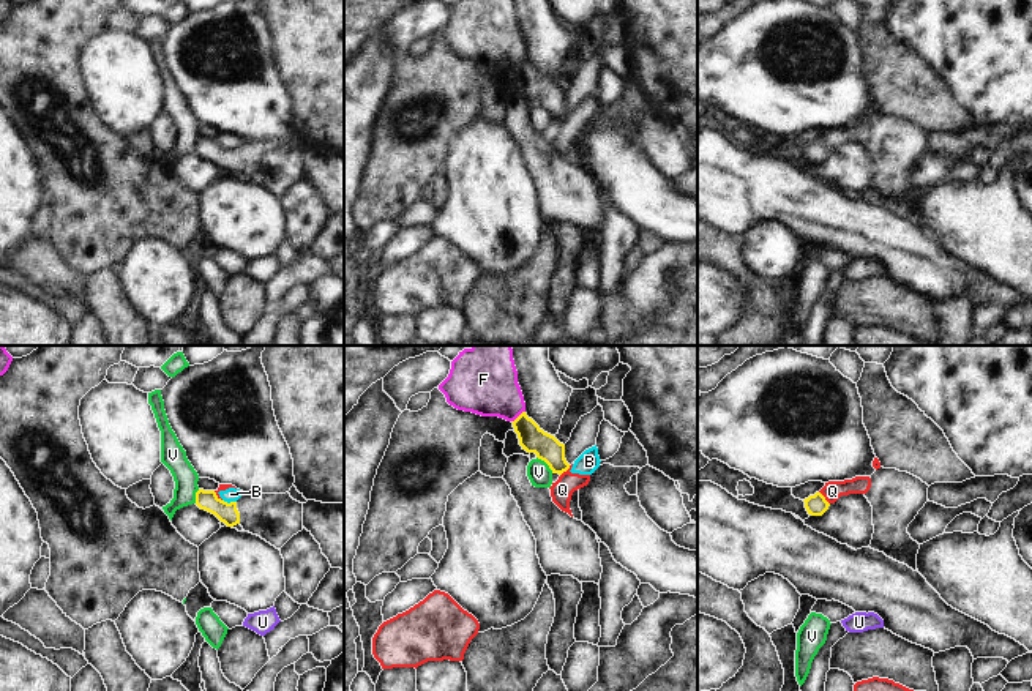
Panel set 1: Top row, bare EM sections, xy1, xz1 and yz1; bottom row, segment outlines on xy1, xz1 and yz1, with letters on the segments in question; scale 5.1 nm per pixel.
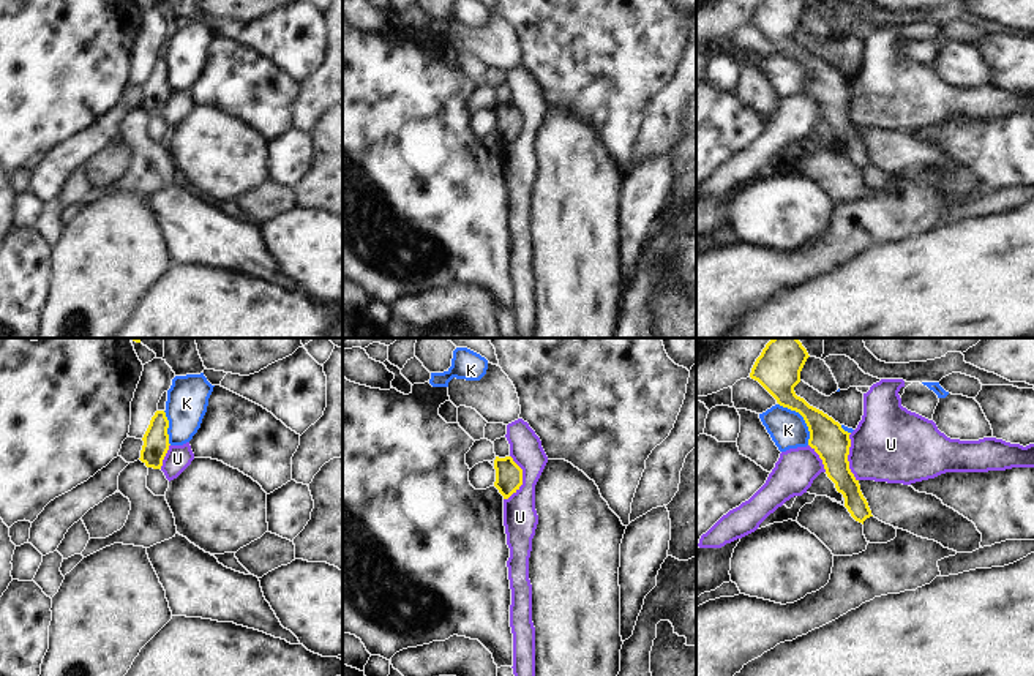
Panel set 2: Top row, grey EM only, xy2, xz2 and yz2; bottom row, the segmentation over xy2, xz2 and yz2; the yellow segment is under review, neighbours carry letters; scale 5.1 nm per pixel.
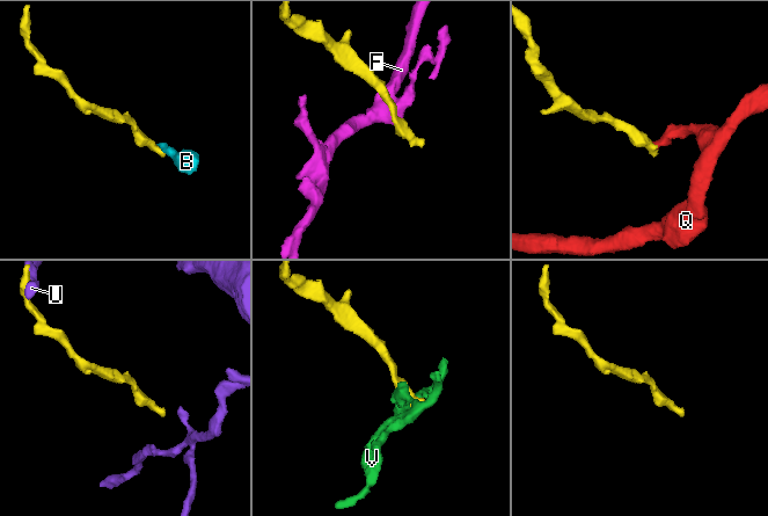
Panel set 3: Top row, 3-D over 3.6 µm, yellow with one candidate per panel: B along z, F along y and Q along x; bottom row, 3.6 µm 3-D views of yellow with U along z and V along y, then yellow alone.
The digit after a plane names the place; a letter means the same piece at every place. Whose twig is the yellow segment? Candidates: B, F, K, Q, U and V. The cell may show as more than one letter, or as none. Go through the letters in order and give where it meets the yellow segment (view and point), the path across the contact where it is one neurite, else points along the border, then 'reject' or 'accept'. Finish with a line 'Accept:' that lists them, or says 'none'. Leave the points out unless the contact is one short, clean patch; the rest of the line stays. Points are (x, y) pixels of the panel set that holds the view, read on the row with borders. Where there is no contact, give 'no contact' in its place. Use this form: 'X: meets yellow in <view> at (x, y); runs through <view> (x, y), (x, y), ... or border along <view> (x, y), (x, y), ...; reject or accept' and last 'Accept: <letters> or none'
B: meets yellow in xy1 at (231, 502); border along xy1 (223, 499), (235, 502); reject
F: meets yellow in xz1 at (519, 415); border along xz1 (524, 410), (512, 422); reject
K: meets yellow in yz2 at (804, 419); border along yz2 (779, 403), (794, 409), (802, 417), (809, 431), (809, 444); reject
Q: meets yellow in yz1 at (824, 497); border along yz1 (819, 491), (829, 504); reject
U: meets yellow in xz2 at (521, 479); border along xz2 (510, 455), (521, 469), (521, 484), (504, 499); reject
V: meets yellow in xz1 at (546, 463); border along xz1 (537, 456), (553, 472); reject
Accept: none

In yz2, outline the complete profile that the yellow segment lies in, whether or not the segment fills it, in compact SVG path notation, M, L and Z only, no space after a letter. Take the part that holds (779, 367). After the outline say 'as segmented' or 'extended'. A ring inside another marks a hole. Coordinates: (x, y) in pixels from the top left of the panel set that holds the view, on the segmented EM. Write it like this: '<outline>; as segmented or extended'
M772 338L756 359L750 377L758 381L780 406L799 412L810 431L808 445L822 460L827 477L845 498L851 516L862 523L873 516L859 480L849 469L851 439L838 422L797 396L794 387L808 359L797 338Z; as segmented

